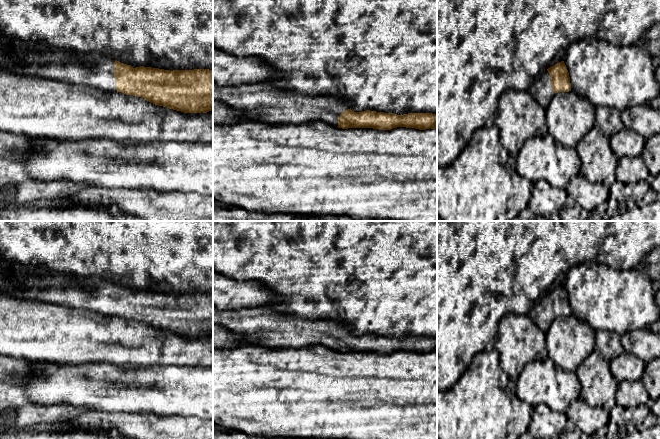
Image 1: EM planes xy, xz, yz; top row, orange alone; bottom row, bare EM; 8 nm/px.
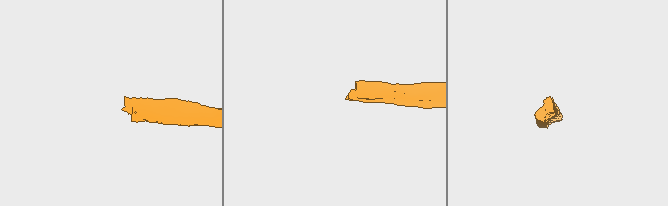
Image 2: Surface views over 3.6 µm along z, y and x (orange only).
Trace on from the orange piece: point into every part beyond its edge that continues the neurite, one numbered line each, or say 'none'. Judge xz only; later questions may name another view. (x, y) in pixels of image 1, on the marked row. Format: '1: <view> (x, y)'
1: xz (263, 102)

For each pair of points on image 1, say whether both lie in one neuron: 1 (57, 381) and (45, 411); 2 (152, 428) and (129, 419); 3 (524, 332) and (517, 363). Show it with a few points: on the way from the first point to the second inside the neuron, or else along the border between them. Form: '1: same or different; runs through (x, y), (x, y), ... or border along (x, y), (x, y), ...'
1: different; border along (26, 395), (39, 404), (71, 406)
2: same; runs through (146, 427), (135, 425)
3: same; runs through (519, 340), (517, 343), (517, 355)

